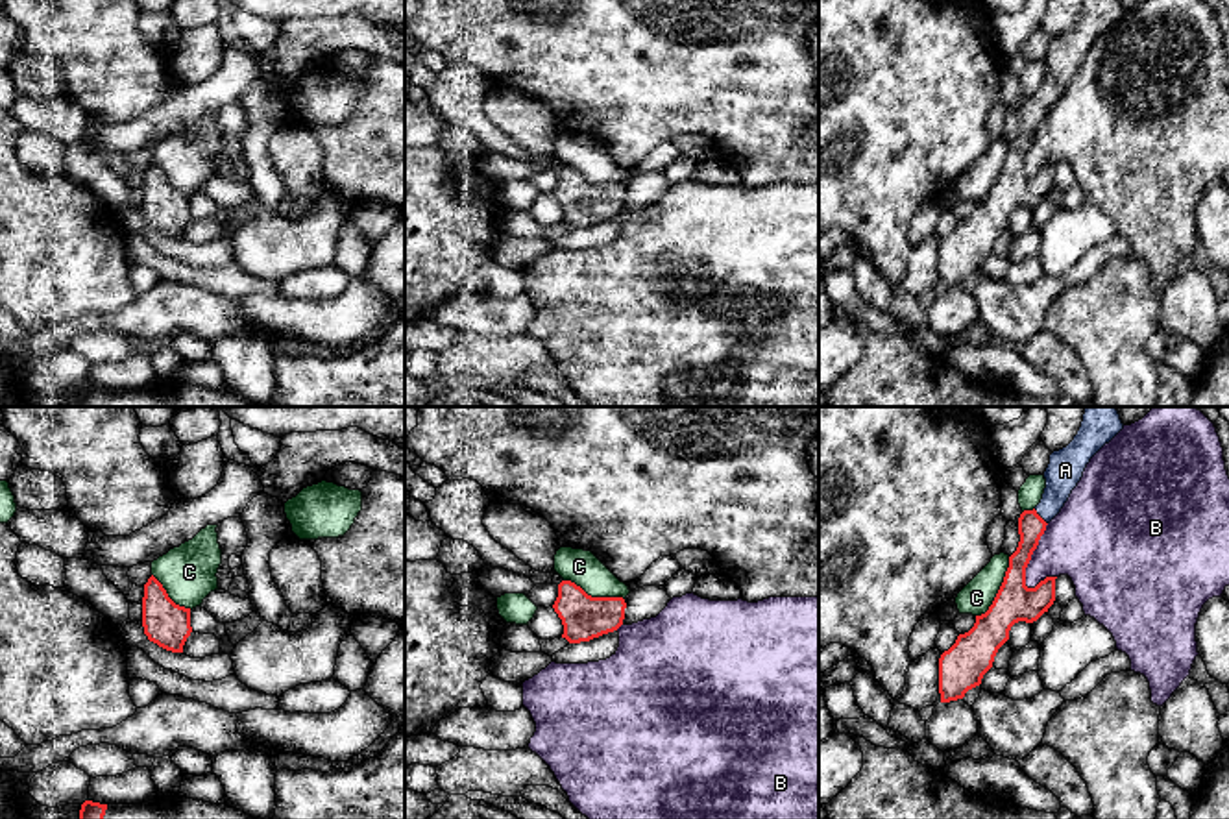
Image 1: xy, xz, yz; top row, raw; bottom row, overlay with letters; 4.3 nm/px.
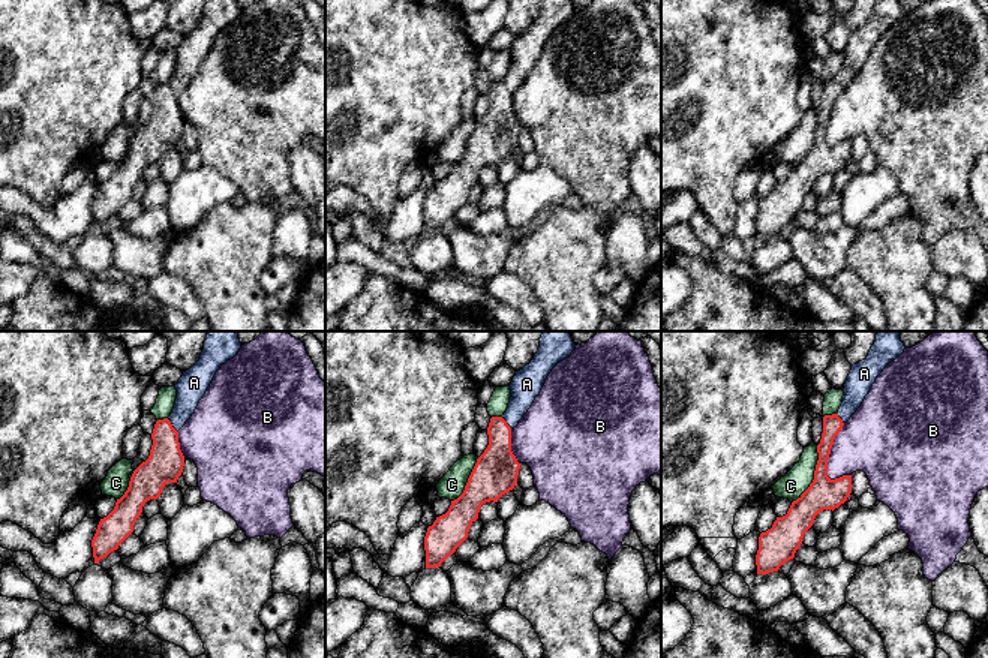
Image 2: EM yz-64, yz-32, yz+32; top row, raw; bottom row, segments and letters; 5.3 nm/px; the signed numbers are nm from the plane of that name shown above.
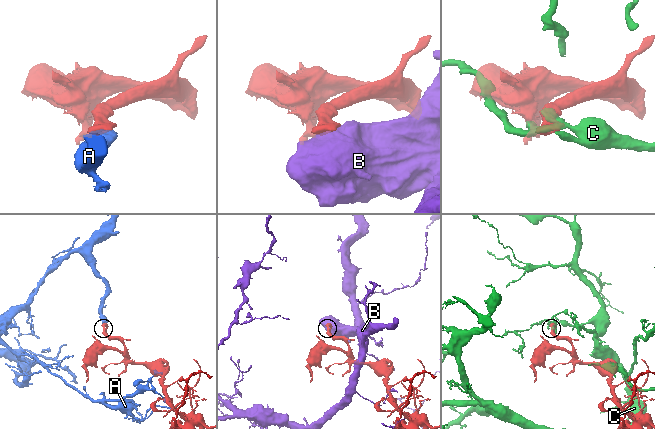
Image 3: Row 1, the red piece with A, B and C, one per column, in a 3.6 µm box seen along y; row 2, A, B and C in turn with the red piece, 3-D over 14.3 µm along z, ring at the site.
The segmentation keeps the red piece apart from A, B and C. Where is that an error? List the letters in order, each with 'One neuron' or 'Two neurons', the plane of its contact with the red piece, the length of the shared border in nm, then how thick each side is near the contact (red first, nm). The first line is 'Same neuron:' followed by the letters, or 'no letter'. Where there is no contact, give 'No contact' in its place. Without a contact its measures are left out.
Same neuron: A
A: One neuron. Touches red in yz. Shared border 90 nm. Thickness 110 nm (red) against 160 nm
B: Two neurons. Touches red in yz. Shared border 300 nm. Thickness 170 nm (red) against 320 nm
C: Two neurons. Touches red in yz. Shared border 300 nm. Thickness 170 nm (red) against 140 nm

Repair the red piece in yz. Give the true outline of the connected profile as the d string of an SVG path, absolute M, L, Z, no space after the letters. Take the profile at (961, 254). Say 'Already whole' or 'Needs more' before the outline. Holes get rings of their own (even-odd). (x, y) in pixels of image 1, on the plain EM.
Needs more. M1083 0L1074 26L1050 41L1042 85L1018 104L1020 128L1009 142L1009 153L992 190L976 202L974 213L959 220L939 244L941 288L963 285L968 275L980 272L998 235L1009 226L1011 213L1018 207L1037 207L1053 190L1057 163L1046 163L1035 174L1028 174L1026 153L1046 111L1061 98L1090 44L1122 15L1120 0Z

